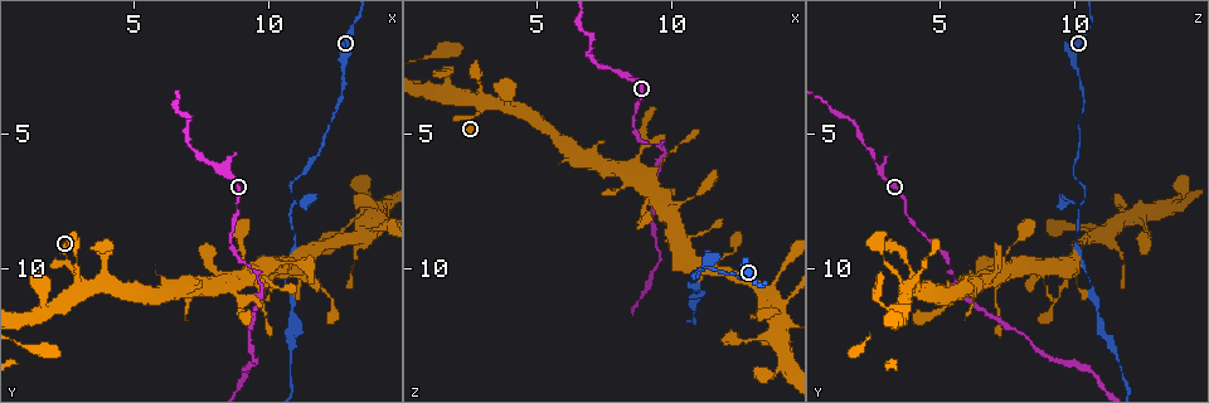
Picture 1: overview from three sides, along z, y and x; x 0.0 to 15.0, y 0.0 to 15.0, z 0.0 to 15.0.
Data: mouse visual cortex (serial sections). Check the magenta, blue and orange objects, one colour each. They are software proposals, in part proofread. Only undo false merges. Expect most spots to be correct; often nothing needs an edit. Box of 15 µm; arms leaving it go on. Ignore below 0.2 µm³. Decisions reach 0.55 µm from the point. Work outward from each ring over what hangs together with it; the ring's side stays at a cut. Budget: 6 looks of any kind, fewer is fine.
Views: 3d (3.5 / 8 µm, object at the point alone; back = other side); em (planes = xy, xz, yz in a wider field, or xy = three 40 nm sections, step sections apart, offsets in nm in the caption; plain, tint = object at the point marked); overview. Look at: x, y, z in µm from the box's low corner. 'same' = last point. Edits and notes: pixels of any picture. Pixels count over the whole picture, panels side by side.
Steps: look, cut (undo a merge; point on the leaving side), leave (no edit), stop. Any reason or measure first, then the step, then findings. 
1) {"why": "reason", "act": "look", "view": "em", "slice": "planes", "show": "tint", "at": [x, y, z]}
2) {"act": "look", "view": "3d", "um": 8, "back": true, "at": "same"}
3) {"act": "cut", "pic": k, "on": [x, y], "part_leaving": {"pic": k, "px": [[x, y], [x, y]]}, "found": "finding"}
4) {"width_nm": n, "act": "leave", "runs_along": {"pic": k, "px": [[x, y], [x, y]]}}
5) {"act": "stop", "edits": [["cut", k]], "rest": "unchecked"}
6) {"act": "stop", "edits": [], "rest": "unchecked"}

{"why": "a narrow waist", "act": "look", "view": "3d", "um": 3.5, "at": [10.8, 7.4, 10.3]}

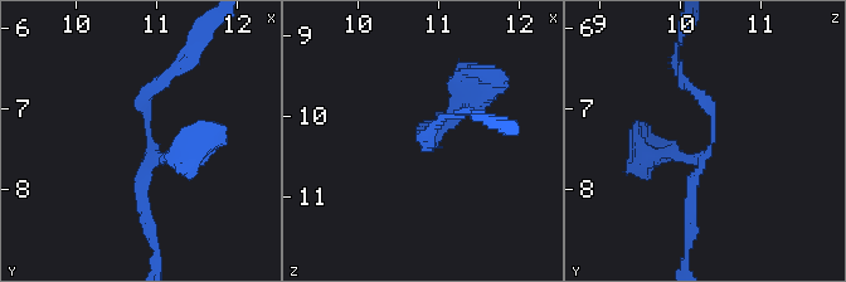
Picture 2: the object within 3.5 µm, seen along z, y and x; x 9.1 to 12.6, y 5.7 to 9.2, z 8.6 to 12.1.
{"act": "look", "view": "em", "slice": "xy", "step": 5, "show": "tint", "at": [10.90, 7.30, 10.35]}

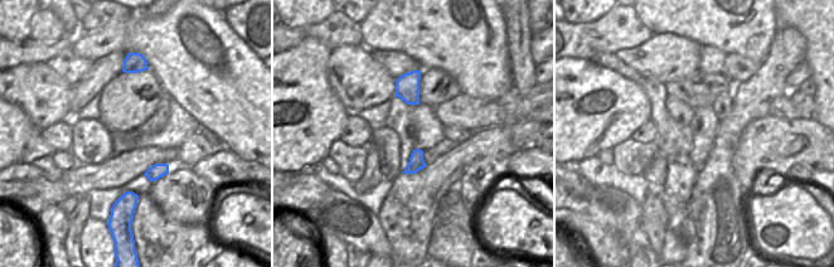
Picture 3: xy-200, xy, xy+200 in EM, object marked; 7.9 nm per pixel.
{"act": "leave", "runs_along": {"pic": 2, "px": [[170, 72], [142, 100], [150, 150], [146, 212]]}, "found": "all the same cell"}

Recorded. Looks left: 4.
{"why": "abrupt turn", "act": "look", "view": "3d", "um": 8, "at": [9.7, 10.9, 5.7]}

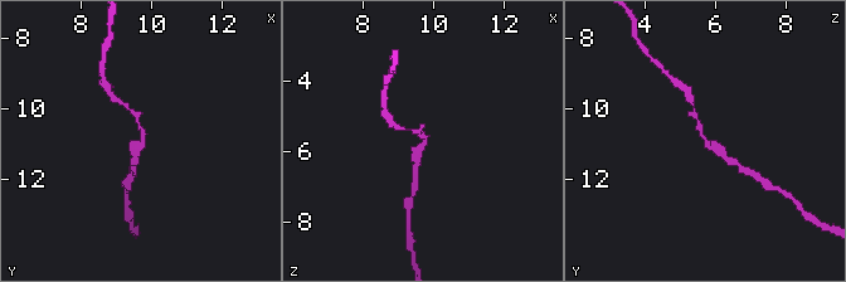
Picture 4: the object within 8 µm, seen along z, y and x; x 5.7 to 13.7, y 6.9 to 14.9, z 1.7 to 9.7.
{"arm_widths_nm": [150, 300], "why": "need the tissue", "act": "look", "view": "em", "slice": "xy", "step": 3, "show": "tint", "at": [9.9, 10.8, 5.7]}

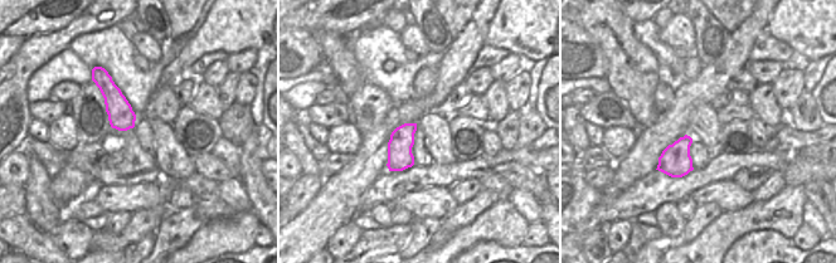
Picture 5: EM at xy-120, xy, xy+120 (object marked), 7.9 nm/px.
{"act": "leave", "runs_along": {"pic": 4, "px": [[695, 110], [704, 140], [729, 160]]}, "found": "all the same cell"}

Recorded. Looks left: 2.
{"act": "stop", "edits": [], "rest": "unchecked"}

